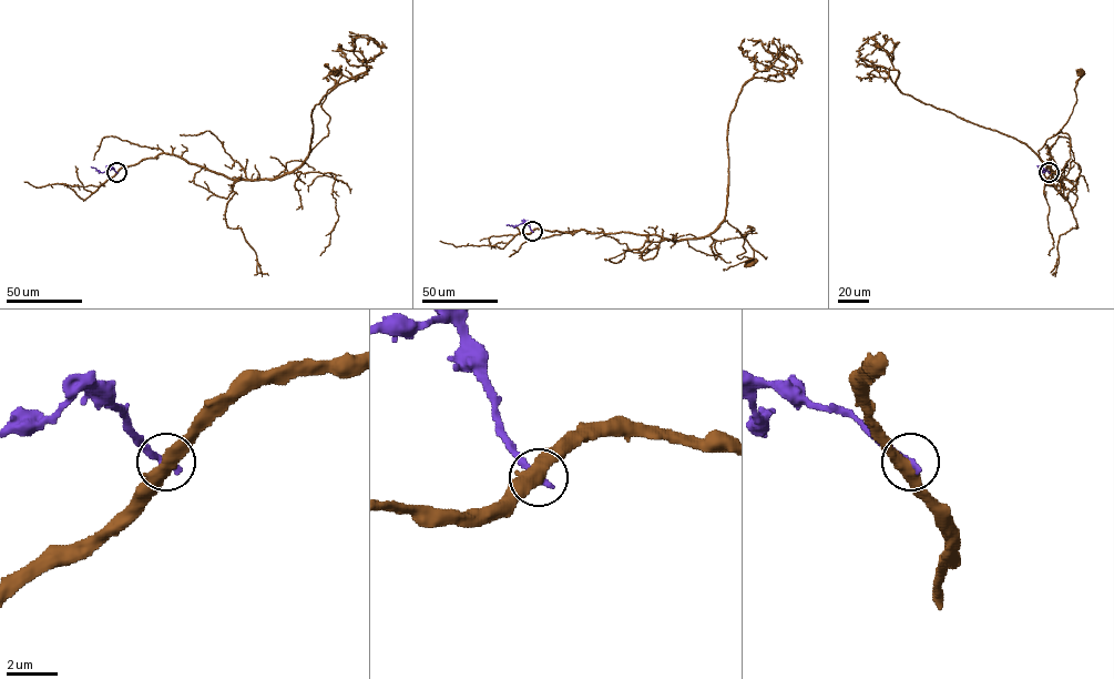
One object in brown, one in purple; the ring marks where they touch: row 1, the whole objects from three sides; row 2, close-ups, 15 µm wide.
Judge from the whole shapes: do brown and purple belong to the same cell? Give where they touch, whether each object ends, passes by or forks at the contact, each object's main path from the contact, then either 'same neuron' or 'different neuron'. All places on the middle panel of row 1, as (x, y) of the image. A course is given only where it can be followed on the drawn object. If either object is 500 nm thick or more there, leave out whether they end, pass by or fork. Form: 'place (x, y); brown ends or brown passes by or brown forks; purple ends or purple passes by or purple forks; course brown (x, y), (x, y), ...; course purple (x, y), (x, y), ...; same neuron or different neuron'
place (532, 231); brown passes by; purple ends; course brown (532, 231), (629, 232), (682, 240), (708, 236), (727, 221), (744, 237), (745, 252), (737, 256), (750, 263); course purple (532, 231), (527, 222), (507, 224); different neuron

